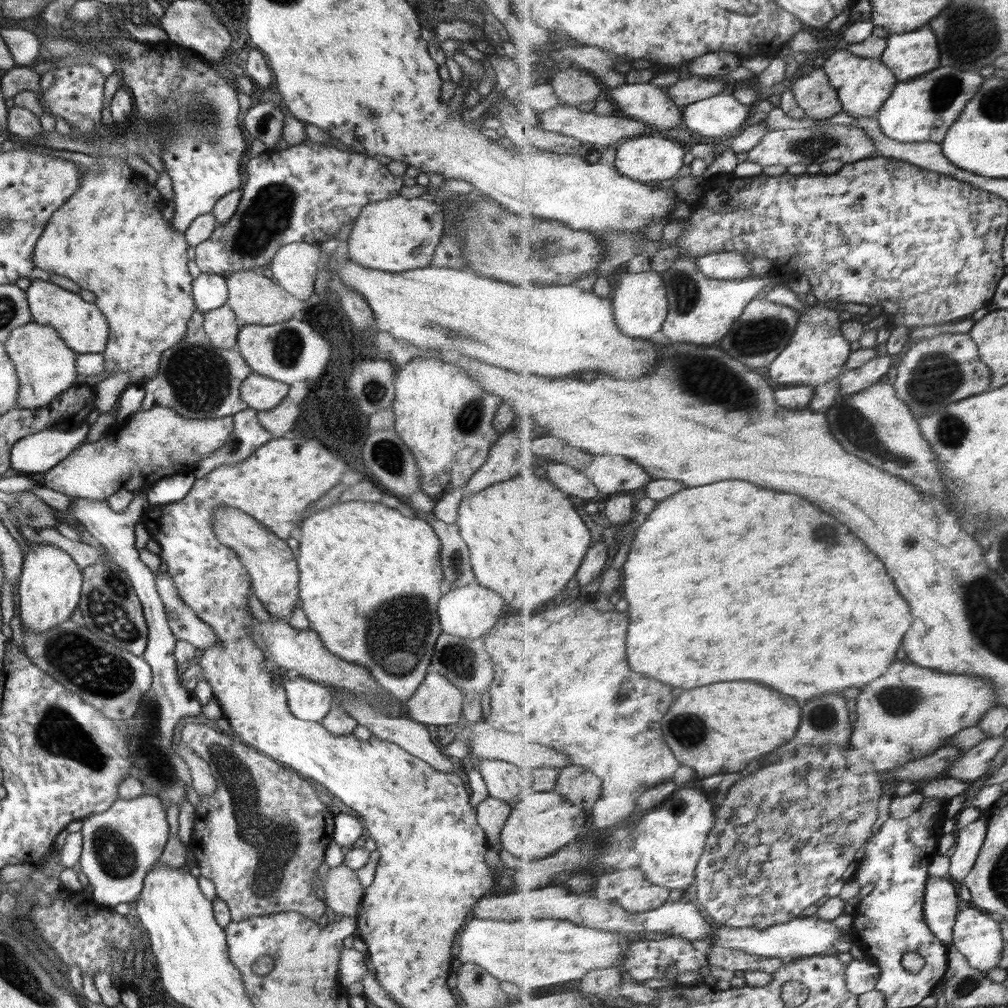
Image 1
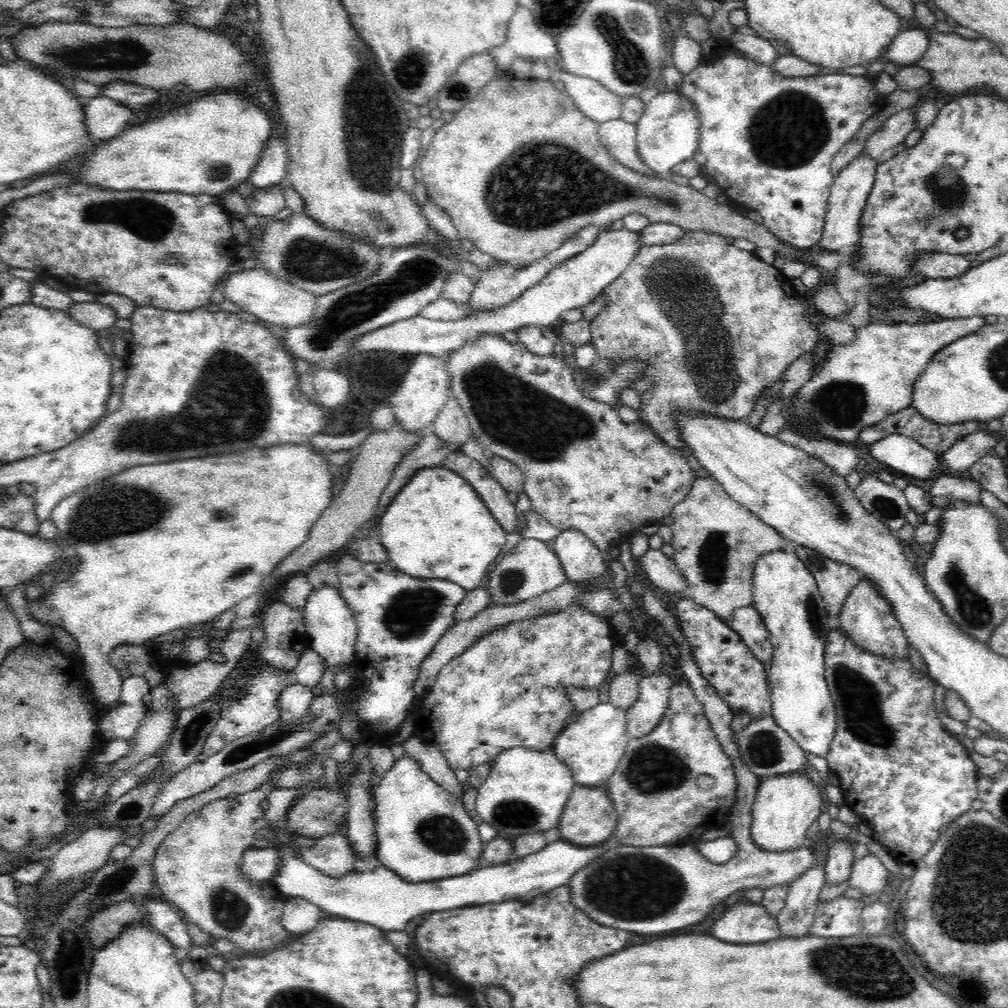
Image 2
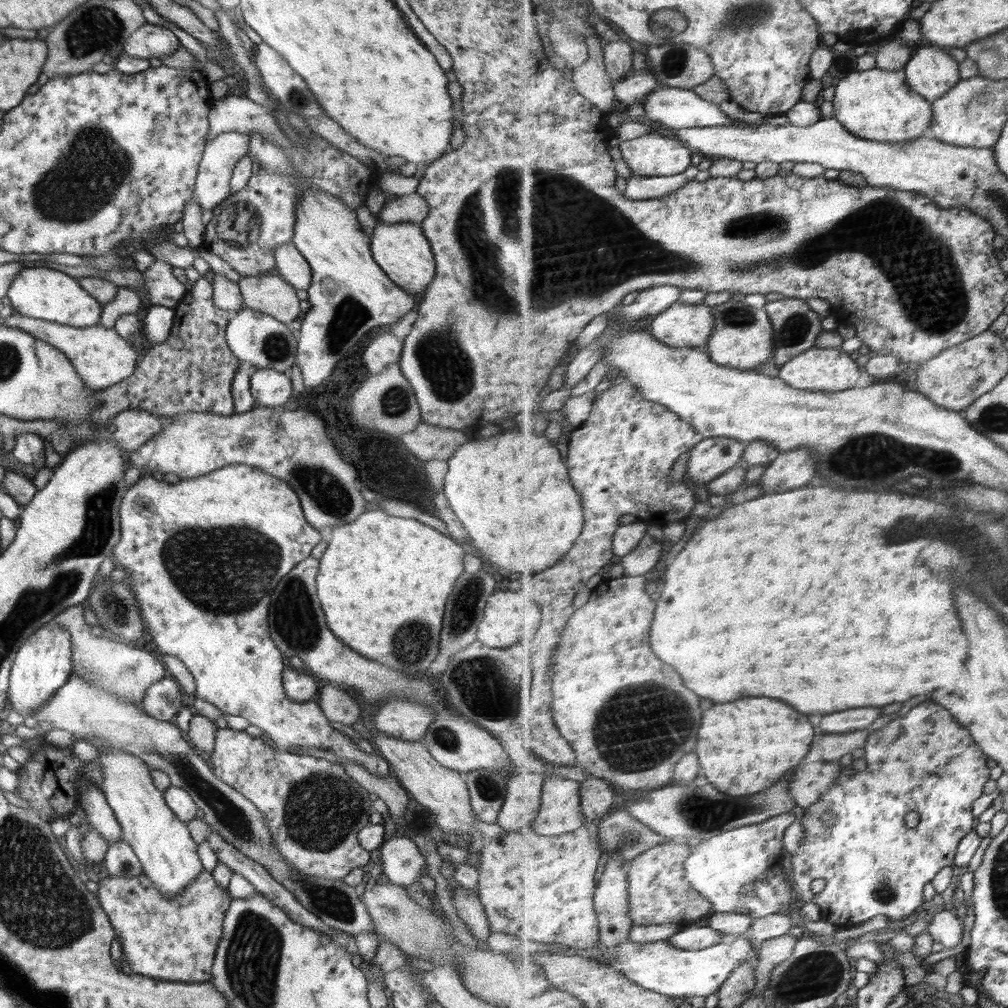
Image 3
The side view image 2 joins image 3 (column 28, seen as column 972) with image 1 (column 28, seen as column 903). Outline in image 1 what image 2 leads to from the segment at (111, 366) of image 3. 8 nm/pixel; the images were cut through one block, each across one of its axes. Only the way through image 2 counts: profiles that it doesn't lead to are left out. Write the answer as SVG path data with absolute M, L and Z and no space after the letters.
M32 320L28 324L17 326L10 331L3 344L20 382L16 404L21 409L32 410L46 406L77 382L76 352L64 344L64 340L50 325L41 325Z

